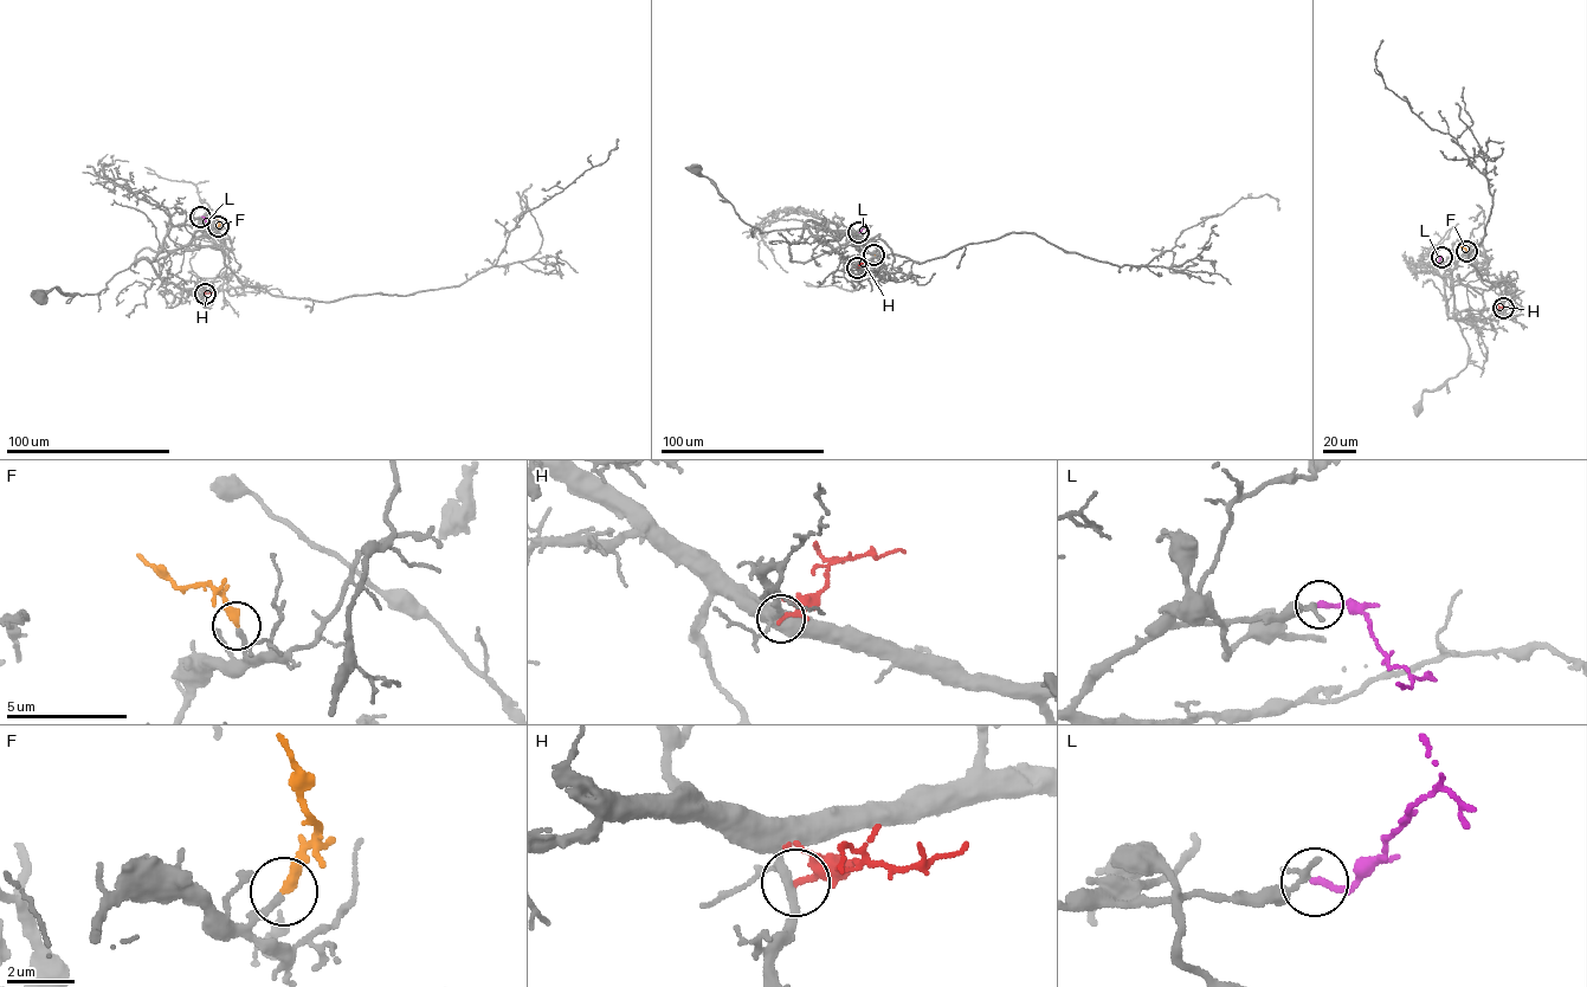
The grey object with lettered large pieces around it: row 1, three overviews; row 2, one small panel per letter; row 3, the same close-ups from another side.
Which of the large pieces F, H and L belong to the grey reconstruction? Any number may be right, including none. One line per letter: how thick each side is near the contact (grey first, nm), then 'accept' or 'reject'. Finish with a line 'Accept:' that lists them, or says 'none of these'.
F: 200 nm thick on the grey side, 320 nm on the other; accept
H: 200 nm thick on the grey side, 190 nm on the other; reject
L: 280 nm thick on the grey side, 190 nm on the other; accept
Accept: F, L

